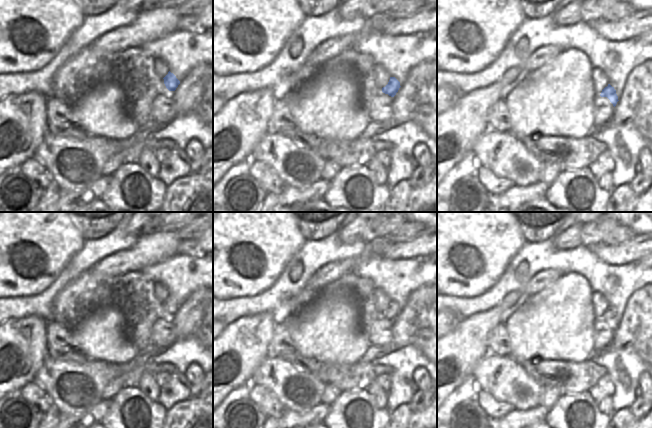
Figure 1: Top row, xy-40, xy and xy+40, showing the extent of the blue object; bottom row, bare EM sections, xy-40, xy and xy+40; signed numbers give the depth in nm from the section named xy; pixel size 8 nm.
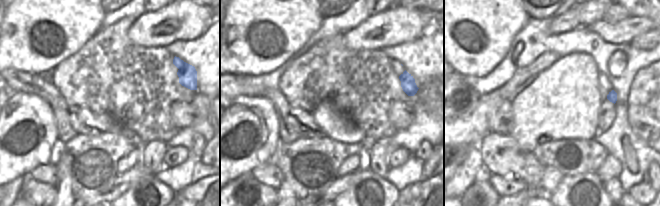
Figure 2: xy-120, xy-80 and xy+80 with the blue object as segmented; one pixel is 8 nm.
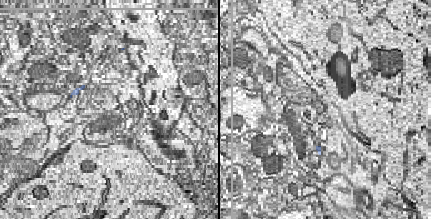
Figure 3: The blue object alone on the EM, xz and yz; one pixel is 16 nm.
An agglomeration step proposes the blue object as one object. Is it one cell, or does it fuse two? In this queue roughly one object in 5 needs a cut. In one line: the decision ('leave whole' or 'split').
leave whole

